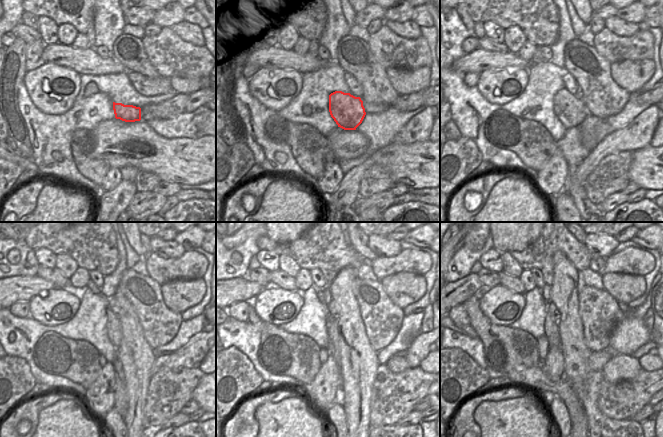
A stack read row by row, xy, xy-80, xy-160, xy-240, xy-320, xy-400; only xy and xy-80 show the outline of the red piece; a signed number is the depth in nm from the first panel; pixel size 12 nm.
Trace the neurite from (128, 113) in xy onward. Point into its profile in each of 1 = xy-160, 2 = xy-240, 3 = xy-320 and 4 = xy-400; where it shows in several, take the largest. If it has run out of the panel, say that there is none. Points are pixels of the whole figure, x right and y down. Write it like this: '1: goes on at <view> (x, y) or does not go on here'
1: goes on at xy-160 (570, 109)
2: goes on at xy-240 (114, 332)
3: goes on at xy-320 (326, 292)
4: goes on at xy-400 (546, 290)

